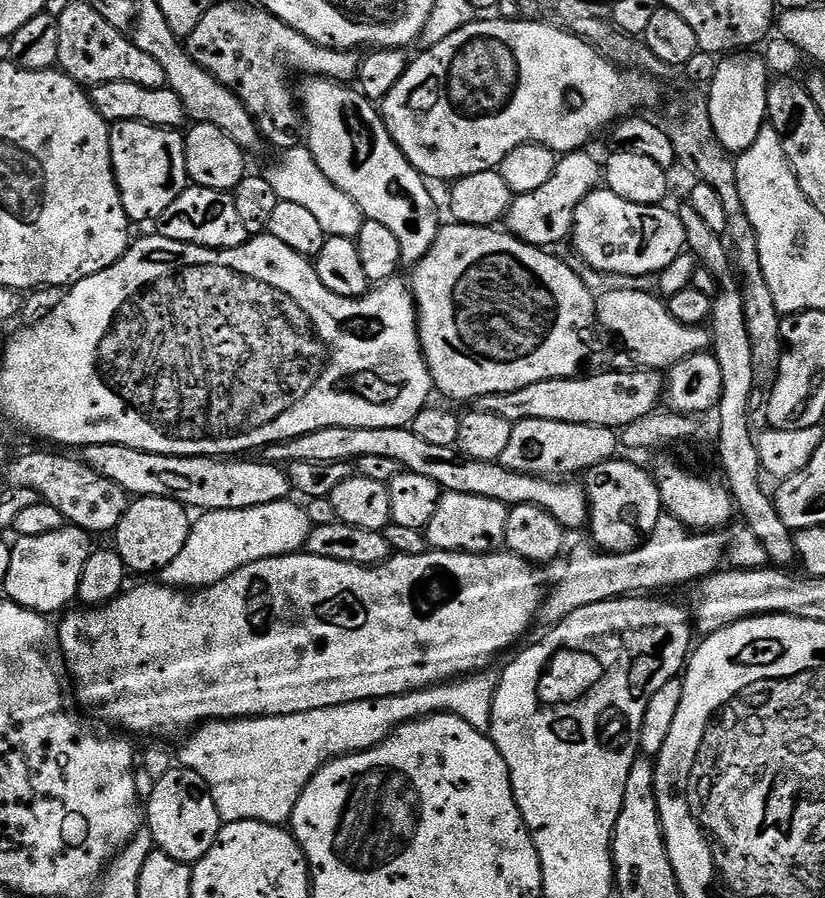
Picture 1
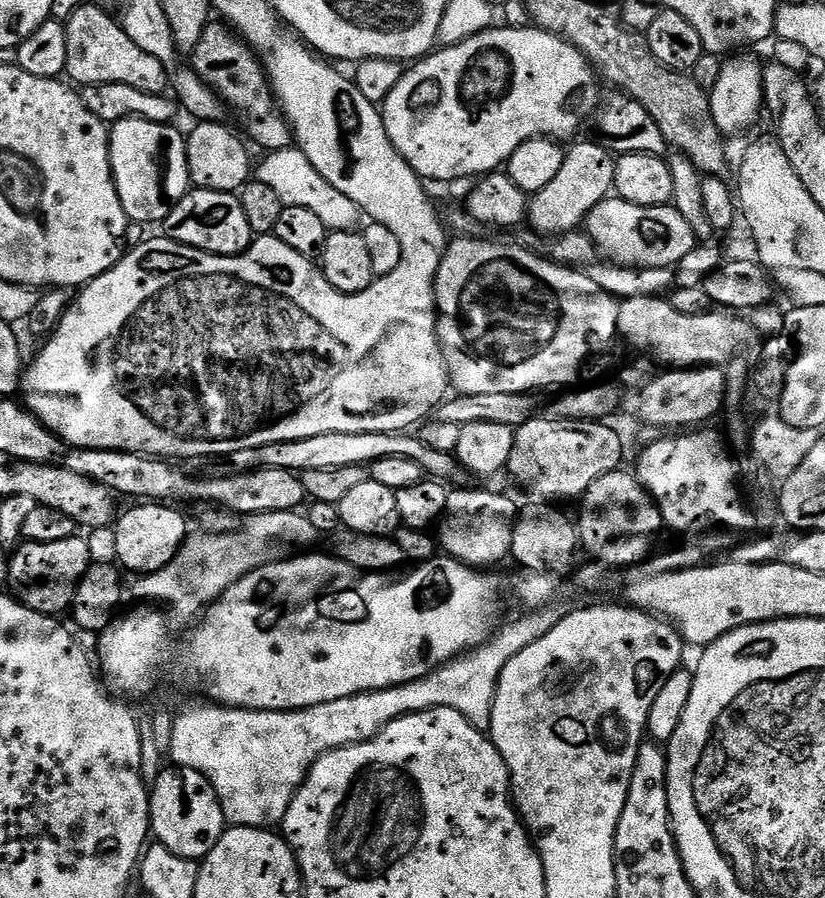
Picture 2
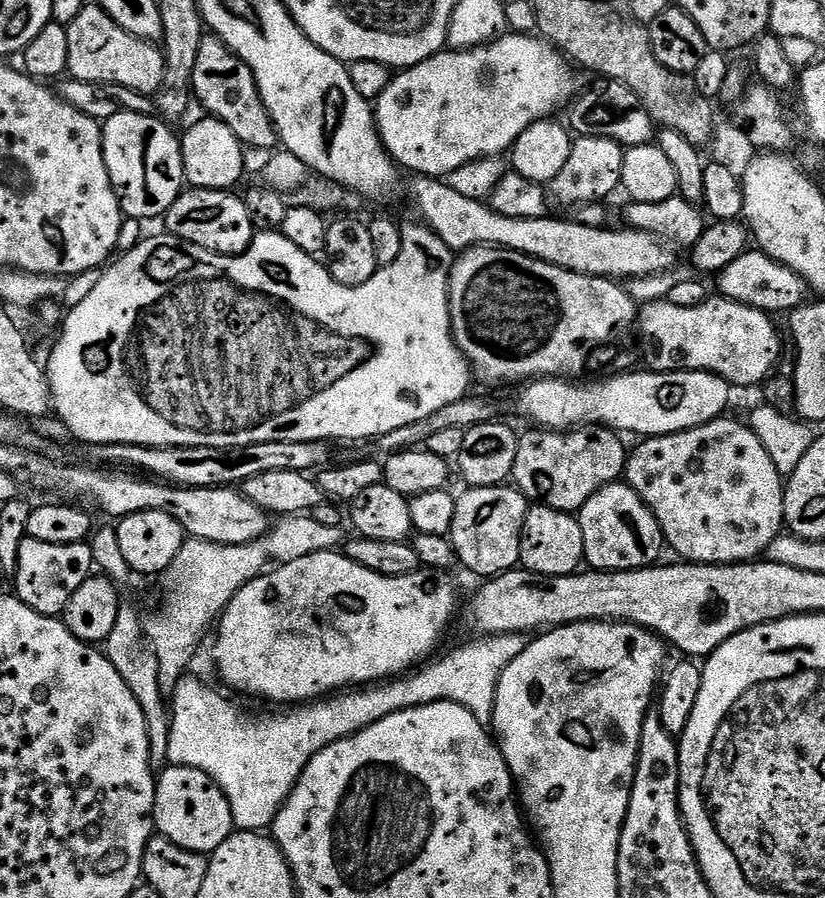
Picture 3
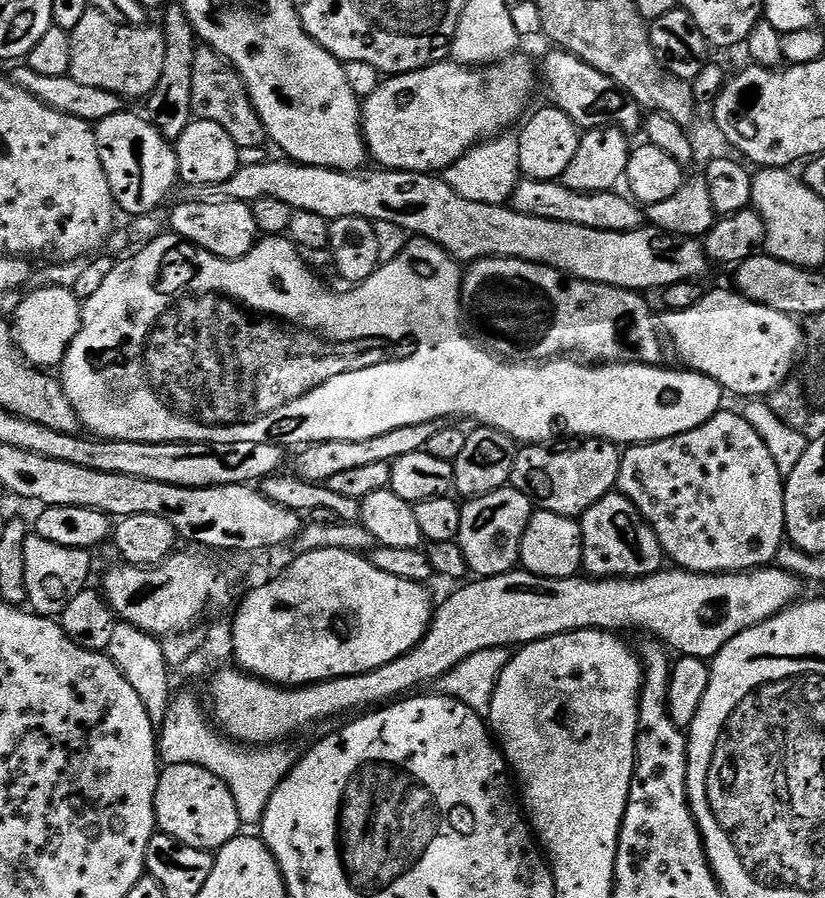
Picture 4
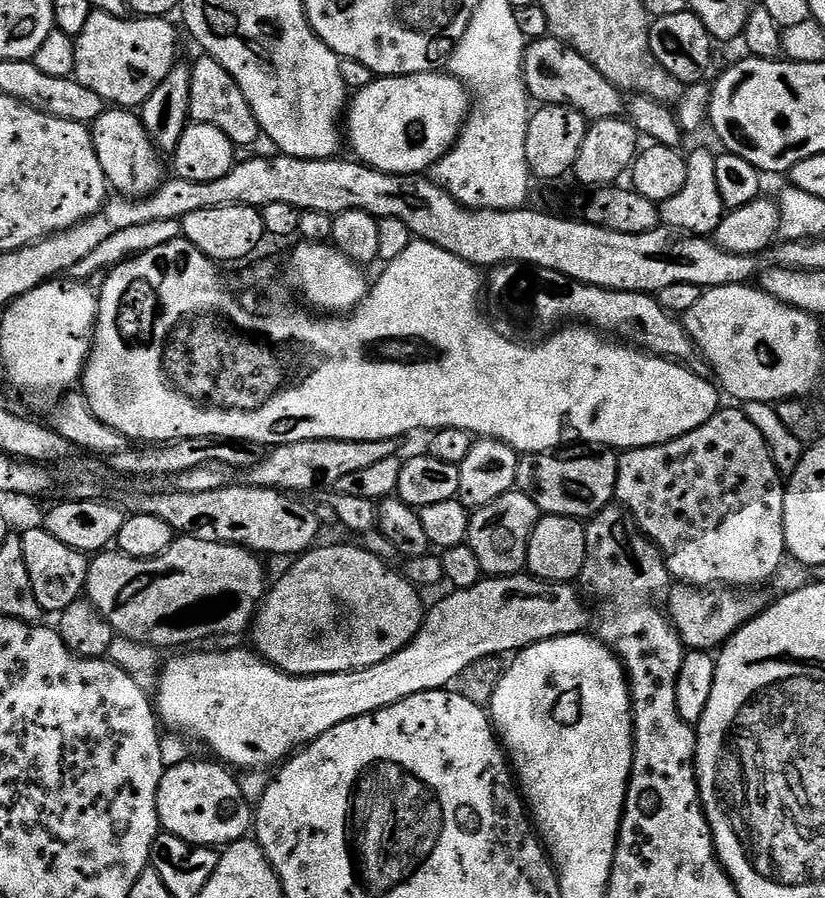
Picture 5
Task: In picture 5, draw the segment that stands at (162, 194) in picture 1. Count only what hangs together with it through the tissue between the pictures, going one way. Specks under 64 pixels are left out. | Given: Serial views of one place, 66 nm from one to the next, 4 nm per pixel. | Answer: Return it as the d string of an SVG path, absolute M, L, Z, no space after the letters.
M106 110L90 125L90 131L98 162L102 162L109 185L119 195L129 198L149 196L164 183L166 173L160 161L161 153L148 137L148 131L135 111Z

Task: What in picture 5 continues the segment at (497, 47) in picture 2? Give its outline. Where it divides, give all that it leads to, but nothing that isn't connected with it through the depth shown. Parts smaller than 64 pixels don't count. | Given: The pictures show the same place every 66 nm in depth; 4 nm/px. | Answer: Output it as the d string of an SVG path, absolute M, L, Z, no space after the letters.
M447 71L376 78L370 86L359 89L347 105L346 144L347 147L348 144L352 147L351 155L357 161L372 168L403 176L424 174L456 145L469 111L470 97L467 88L461 80Z

